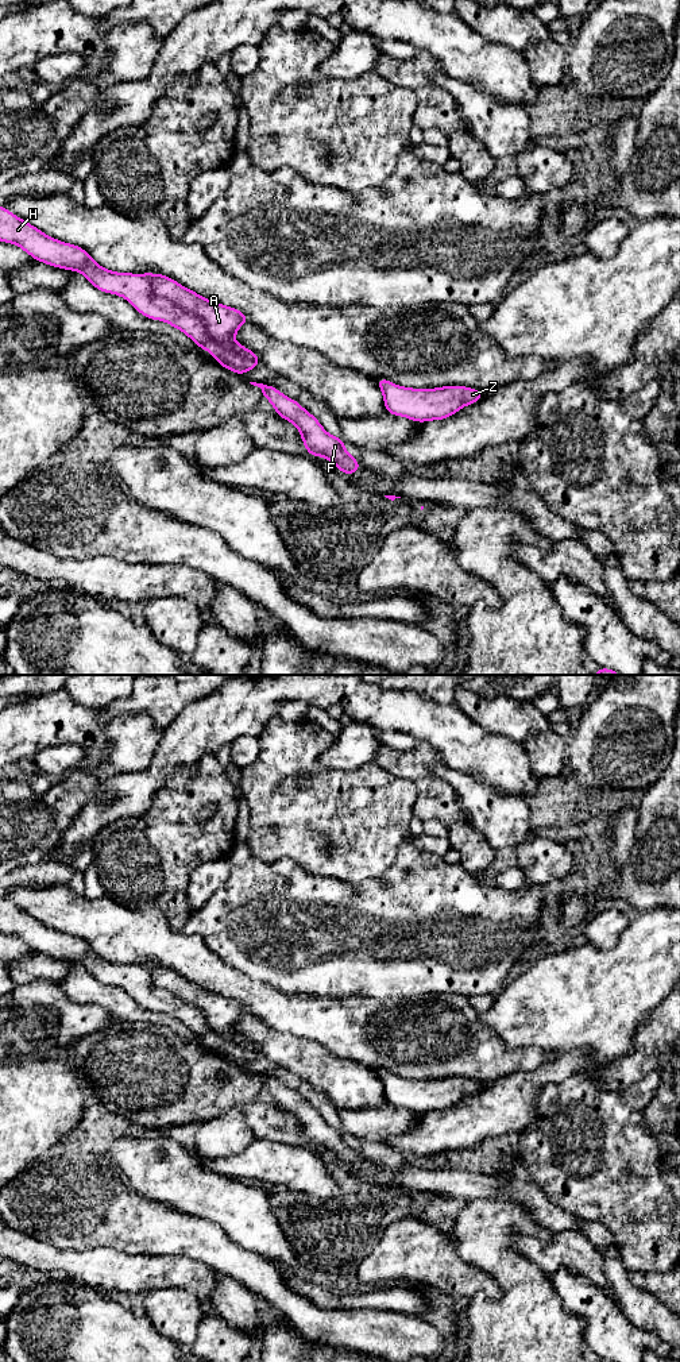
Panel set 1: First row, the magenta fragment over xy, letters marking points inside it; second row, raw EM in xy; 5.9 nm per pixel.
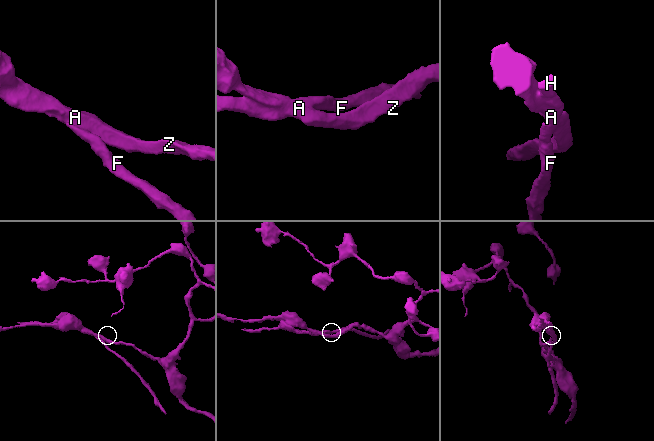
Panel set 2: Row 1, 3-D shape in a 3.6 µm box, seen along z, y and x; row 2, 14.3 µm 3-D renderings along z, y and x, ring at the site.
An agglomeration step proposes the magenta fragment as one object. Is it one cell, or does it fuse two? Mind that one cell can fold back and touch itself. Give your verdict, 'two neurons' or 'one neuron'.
two neurons

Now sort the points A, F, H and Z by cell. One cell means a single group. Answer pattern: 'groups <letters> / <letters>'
groups A Z / F H

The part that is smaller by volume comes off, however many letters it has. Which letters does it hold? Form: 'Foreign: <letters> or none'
Foreign: F, H

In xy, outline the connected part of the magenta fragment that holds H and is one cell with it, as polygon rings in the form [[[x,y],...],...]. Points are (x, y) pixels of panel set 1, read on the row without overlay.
[[[0,898],[0,931],[18,935],[34,950],[54,958],[80,962],[98,981],[124,988],[143,1007],[169,1014],[188,1026],[198,1038],[209,1042],[225,1060],[242,1066],[259,1053],[220,1037],[205,1015],[151,981],[146,965],[116,964],[97,956],[81,938],[47,927],[30,914]]]

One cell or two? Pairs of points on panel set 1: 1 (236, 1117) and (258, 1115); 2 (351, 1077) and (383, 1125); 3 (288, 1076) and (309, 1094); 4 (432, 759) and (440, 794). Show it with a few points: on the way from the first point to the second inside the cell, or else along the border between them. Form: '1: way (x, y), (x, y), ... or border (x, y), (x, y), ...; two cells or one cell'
1: border (239, 1106), (255, 1138); two cells
2: border (389, 1104), (367, 1108), (340, 1108); two cells
3: way (293, 1081), (304, 1090); one cell
4: way (428, 767), (428, 782), (432, 786); one cell

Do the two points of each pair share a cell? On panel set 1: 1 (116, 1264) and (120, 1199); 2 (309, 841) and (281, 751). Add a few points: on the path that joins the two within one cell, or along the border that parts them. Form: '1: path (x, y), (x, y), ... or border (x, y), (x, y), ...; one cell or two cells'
1: border (87, 1249), (112, 1247), (149, 1256); two cells
2: path (293, 818), (270, 795), (275, 774); one cell

